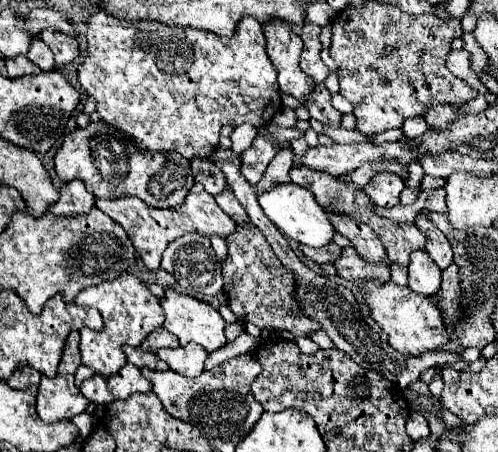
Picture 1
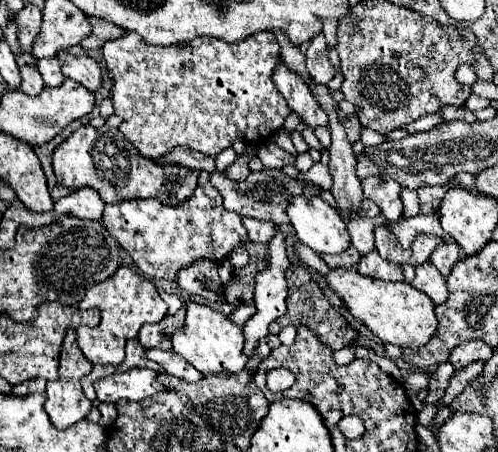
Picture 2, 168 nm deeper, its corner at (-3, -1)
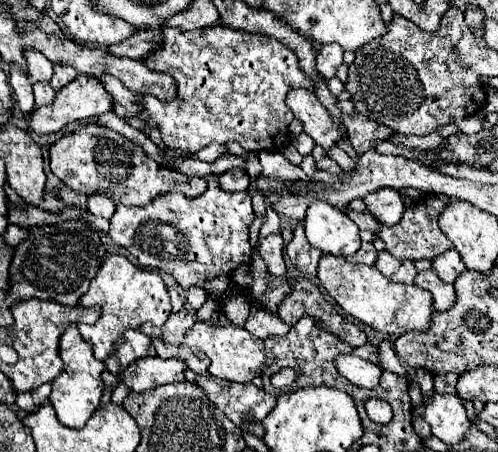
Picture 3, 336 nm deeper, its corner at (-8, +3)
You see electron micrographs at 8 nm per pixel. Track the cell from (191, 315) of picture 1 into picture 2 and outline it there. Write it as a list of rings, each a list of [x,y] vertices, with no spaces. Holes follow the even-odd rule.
[[[197,303],[187,305],[187,325],[183,331],[173,333],[173,351],[185,357],[201,375],[235,375],[247,363],[247,355],[243,351],[243,327],[229,321],[227,315]]]

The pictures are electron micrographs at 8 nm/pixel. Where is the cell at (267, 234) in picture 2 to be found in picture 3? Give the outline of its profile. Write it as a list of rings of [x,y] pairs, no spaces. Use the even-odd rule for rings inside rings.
[[[280,233],[268,235],[266,239],[260,241],[258,251],[268,265],[268,271],[276,277],[284,277],[286,267],[284,267],[284,259],[282,259],[282,235]]]

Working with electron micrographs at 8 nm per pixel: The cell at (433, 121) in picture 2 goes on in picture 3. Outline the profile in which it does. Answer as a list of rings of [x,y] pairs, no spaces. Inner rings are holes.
[[[468,117],[468,119],[452,119],[452,125],[456,125],[460,131],[464,133],[478,133],[482,129],[480,121],[476,117]]]

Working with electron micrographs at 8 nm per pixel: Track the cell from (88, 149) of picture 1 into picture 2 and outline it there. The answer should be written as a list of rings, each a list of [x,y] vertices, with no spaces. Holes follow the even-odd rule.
[[[83,125],[73,131],[71,137],[55,147],[51,165],[59,183],[71,189],[91,187],[105,203],[155,197],[161,203],[175,207],[193,195],[199,179],[199,171],[191,171],[179,165],[157,165],[155,161],[141,157],[133,143],[127,141],[119,129],[107,125],[101,129]]]

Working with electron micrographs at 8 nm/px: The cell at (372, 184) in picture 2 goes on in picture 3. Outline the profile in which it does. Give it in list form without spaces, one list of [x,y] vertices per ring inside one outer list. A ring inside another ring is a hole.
[[[396,189],[372,191],[362,201],[368,205],[368,211],[384,225],[396,225],[404,215],[404,203]]]

